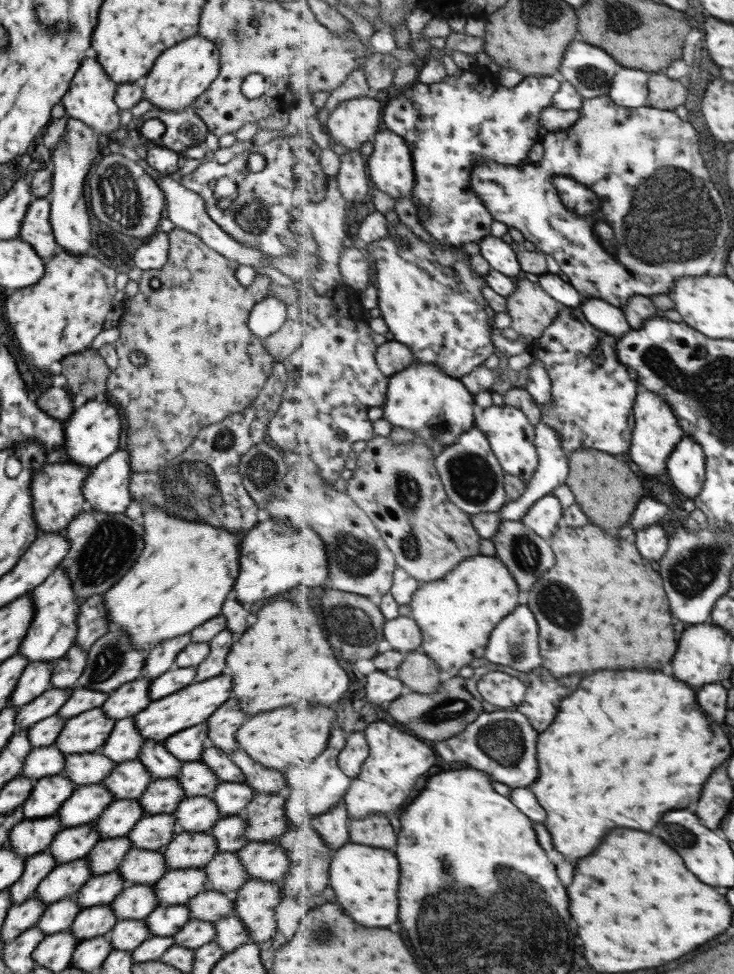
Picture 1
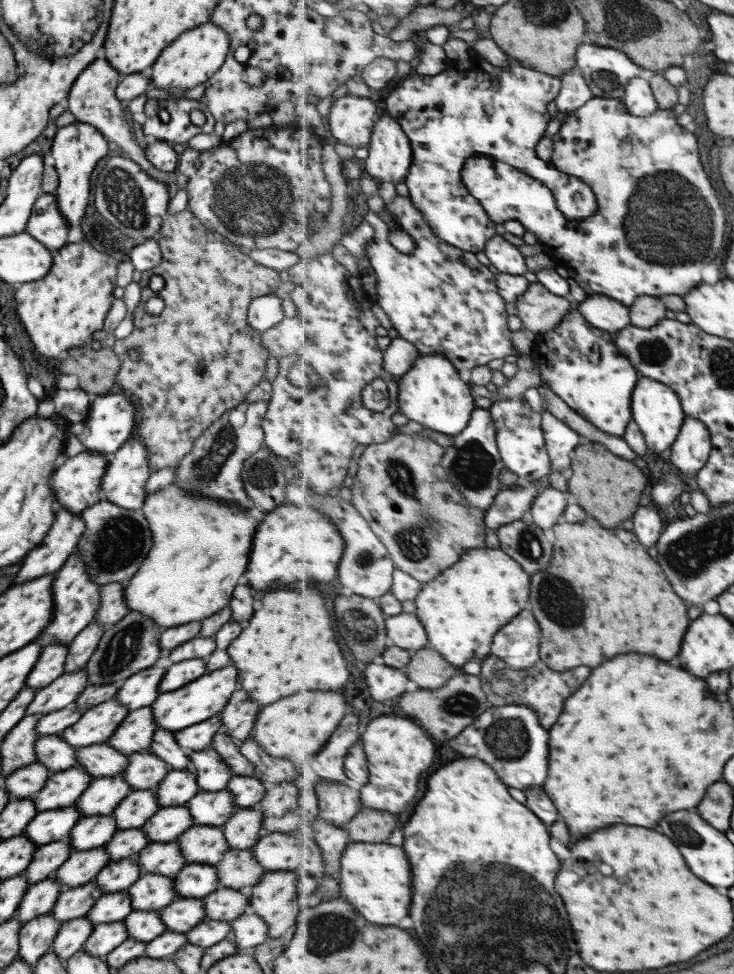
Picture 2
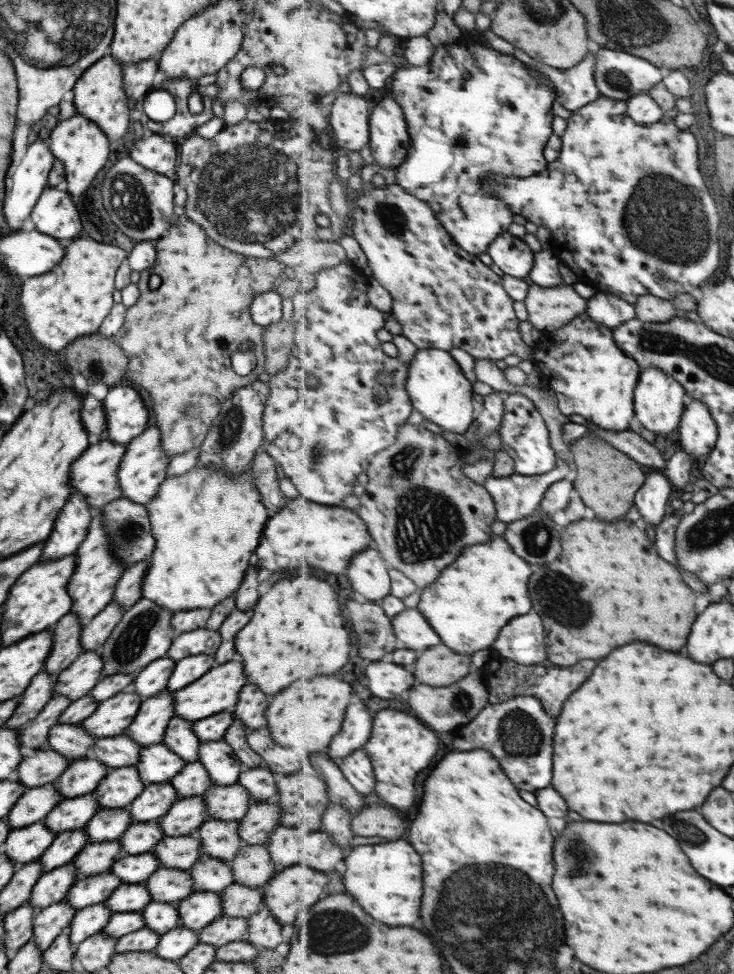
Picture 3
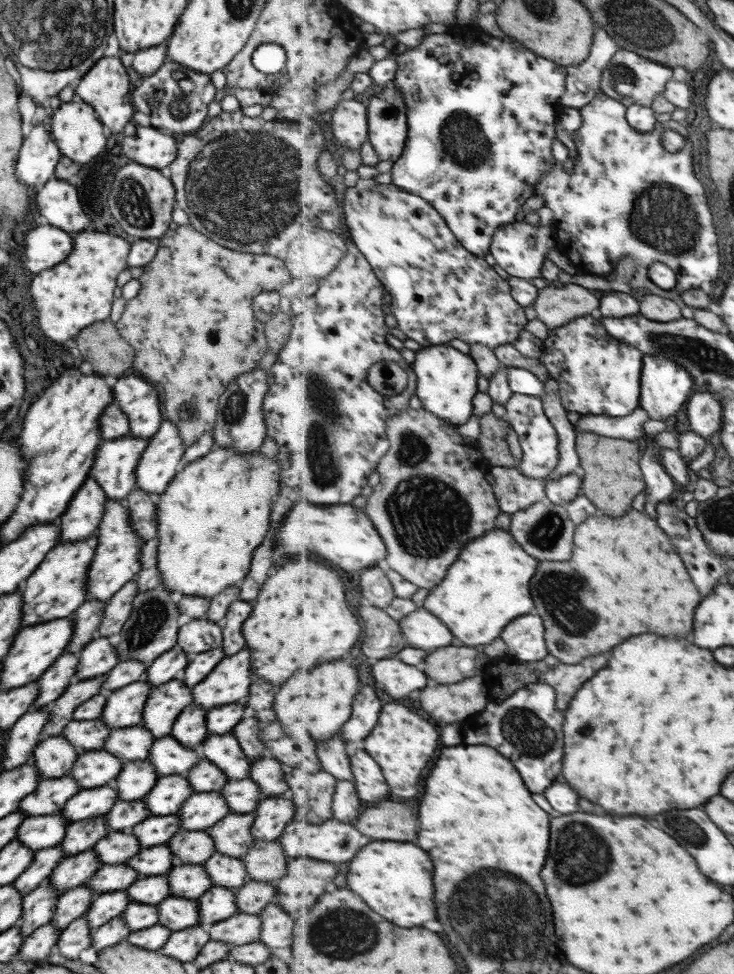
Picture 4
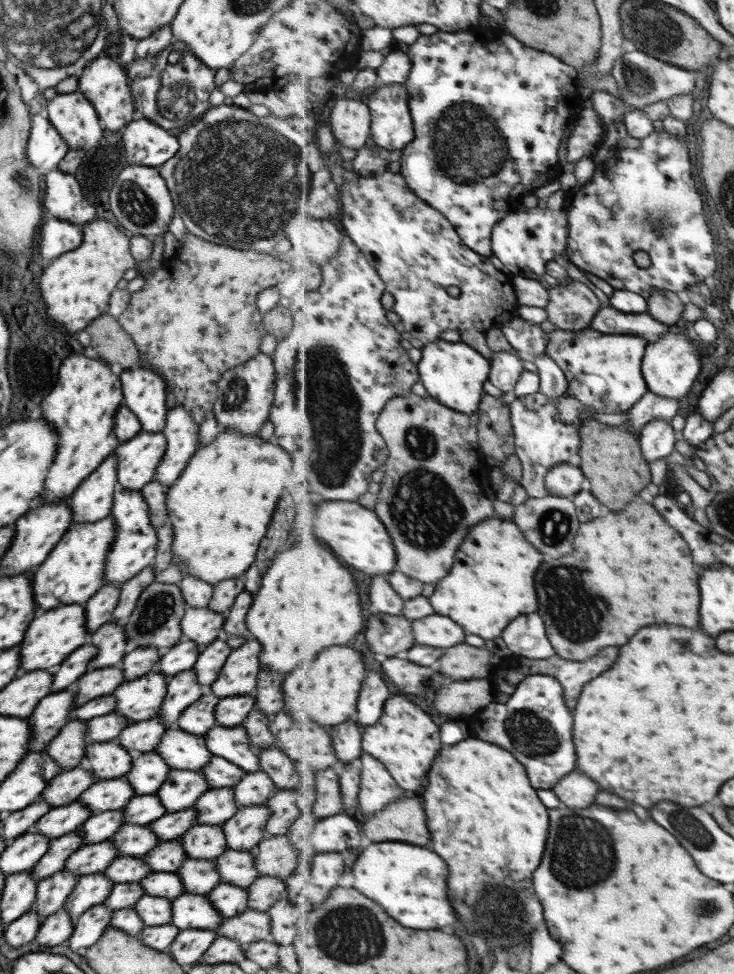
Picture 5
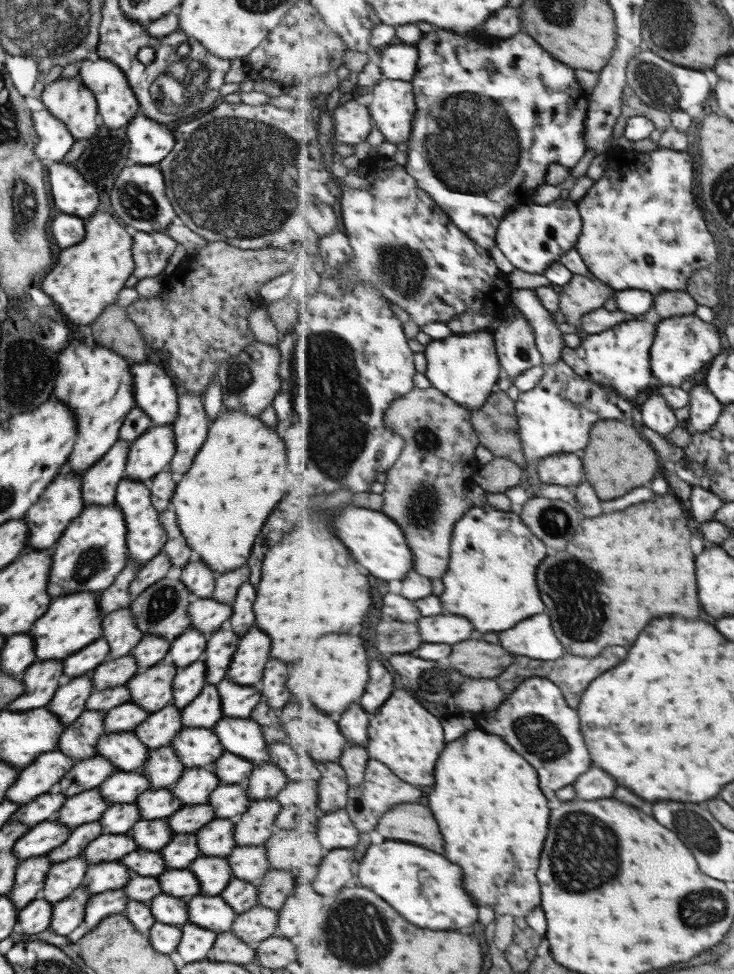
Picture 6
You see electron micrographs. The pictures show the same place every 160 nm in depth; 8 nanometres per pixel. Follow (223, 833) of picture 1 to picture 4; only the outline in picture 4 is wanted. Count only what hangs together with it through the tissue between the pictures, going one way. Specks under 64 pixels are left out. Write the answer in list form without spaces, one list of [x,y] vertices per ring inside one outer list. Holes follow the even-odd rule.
[[[286,795],[262,797],[253,811],[254,819],[250,826],[255,840],[275,841],[280,838],[284,827],[293,820],[296,806]]]

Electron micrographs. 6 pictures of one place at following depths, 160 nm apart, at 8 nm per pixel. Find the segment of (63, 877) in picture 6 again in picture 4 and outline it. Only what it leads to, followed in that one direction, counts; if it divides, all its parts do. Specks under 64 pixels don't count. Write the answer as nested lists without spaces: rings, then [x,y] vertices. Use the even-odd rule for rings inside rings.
[[[45,883],[36,886],[21,900],[22,913],[17,921],[22,937],[42,924],[49,923],[55,910],[56,890]]]

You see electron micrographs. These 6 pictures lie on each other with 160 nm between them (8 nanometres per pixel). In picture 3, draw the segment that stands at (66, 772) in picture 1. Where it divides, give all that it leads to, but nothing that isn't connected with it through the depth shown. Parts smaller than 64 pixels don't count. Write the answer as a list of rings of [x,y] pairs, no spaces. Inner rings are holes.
[[[127,735],[96,738],[87,750],[86,758],[99,760],[109,770],[117,767],[135,766],[139,759],[140,744]]]

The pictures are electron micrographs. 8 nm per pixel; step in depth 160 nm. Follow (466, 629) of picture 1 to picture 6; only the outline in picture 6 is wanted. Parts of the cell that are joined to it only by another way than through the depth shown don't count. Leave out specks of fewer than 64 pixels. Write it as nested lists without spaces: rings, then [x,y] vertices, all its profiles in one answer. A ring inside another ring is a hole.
[[[488,504],[483,507],[474,506],[458,520],[453,531],[451,572],[443,575],[447,588],[441,596],[447,612],[467,616],[481,632],[503,632],[519,624],[519,620],[525,620],[545,610],[537,586],[537,570],[547,556],[547,546],[525,526],[520,513],[497,510]]]

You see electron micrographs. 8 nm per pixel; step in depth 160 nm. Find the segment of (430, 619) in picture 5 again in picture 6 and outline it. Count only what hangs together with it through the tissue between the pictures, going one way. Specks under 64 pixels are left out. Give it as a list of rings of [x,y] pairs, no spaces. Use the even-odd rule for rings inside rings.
[[[457,614],[427,616],[419,620],[419,626],[423,640],[433,644],[459,644],[463,640],[469,640],[471,632],[475,630],[465,616]]]

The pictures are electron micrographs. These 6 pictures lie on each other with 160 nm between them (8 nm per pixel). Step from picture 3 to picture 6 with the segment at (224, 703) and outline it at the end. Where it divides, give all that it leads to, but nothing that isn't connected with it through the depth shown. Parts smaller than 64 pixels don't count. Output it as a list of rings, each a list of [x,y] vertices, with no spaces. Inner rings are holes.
[[[251,626],[240,638],[235,653],[230,660],[226,676],[239,686],[258,686],[263,672],[263,664],[269,658],[269,640],[267,636]]]

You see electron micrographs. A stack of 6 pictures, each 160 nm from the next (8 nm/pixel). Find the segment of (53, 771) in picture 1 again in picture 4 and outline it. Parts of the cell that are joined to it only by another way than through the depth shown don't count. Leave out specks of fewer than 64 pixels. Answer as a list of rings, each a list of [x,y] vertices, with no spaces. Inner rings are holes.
[[[101,718],[93,720],[71,719],[59,735],[65,738],[77,751],[84,753],[101,749],[110,731],[110,728],[102,723]]]

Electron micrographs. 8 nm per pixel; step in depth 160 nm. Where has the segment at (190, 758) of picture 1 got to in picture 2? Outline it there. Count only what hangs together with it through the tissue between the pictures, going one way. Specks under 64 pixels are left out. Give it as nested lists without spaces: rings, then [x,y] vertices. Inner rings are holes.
[[[219,714],[213,715],[203,722],[197,722],[174,733],[177,744],[185,752],[197,752],[210,746],[213,735],[222,729]]]

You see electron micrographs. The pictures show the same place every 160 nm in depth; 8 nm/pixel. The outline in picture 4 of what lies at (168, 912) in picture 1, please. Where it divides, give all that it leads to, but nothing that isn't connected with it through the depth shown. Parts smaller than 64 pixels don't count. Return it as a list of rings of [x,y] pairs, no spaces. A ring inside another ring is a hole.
[[[213,886],[196,900],[199,925],[208,927],[215,922],[229,918],[238,912],[234,899],[234,890]]]

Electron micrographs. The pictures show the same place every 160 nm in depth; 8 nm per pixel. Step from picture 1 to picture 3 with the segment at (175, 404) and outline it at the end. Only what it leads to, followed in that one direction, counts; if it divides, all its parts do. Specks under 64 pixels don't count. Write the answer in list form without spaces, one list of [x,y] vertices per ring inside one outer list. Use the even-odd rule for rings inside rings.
[[[178,211],[177,223],[170,223],[163,236],[152,243],[156,250],[155,266],[148,266],[140,272],[136,284],[139,296],[132,307],[126,307],[123,324],[112,339],[128,358],[122,383],[134,388],[143,404],[147,404],[147,412],[151,412],[149,424],[156,426],[161,448],[171,458],[200,446],[208,428],[218,416],[221,404],[236,388],[265,377],[262,327],[252,321],[249,305],[253,297],[263,292],[286,291],[297,279],[271,256],[243,256],[242,253],[223,248],[211,240],[198,224]],[[151,274],[161,278],[161,286],[155,290],[149,290],[147,286]],[[241,342],[251,344],[256,358],[255,367],[246,377],[237,375],[229,362],[229,356]],[[189,405],[193,405],[197,413],[193,419],[182,415],[185,406]]]

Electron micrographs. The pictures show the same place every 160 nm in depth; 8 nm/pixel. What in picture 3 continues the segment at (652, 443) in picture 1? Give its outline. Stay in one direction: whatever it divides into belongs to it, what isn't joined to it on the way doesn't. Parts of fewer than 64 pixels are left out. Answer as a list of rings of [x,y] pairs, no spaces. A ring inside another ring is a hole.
[[[644,368],[638,386],[634,392],[636,420],[656,436],[670,434],[678,430],[682,422],[686,404],[687,389],[674,376],[668,375],[660,368]]]

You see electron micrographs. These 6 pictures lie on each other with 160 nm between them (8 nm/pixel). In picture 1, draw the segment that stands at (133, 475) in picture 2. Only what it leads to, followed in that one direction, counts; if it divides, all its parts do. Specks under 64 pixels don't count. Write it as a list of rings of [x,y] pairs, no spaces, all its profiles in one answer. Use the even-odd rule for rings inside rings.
[[[123,447],[99,461],[82,479],[84,509],[107,514],[124,513],[131,502],[130,475],[128,452]]]

